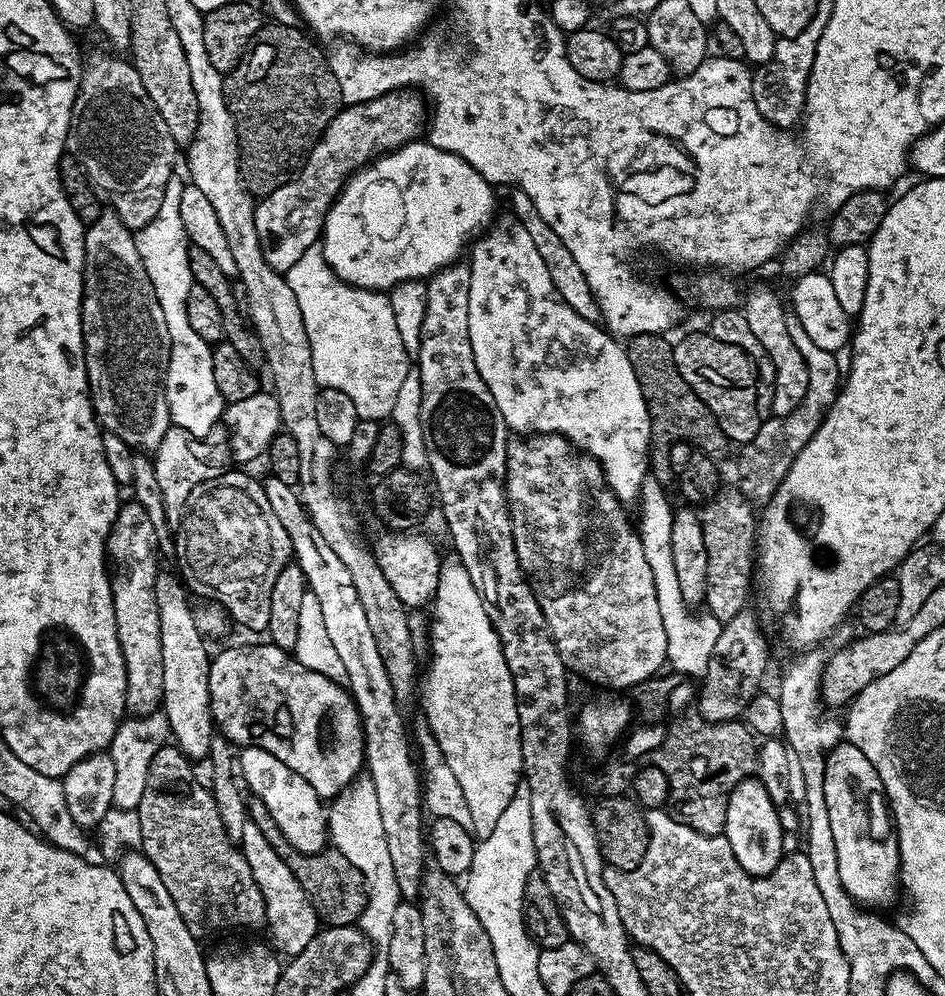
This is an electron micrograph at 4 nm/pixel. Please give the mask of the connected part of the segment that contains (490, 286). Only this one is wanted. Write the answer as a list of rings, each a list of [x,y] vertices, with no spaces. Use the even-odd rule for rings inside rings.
[[[519,222],[511,223],[505,228],[493,227],[485,231],[470,248],[470,256],[472,252],[472,260],[470,259],[472,269],[470,274],[470,350],[474,350],[474,366],[478,366],[478,374],[482,374],[482,382],[486,382],[490,394],[494,394],[494,402],[502,414],[504,425],[509,430],[513,433],[526,432],[522,434],[564,436],[579,451],[591,456],[593,460],[600,461],[604,471],[604,481],[620,501],[639,501],[640,487],[650,472],[650,445],[654,437],[648,407],[642,398],[642,386],[638,386],[638,378],[634,378],[634,366],[630,366],[628,349],[599,323],[582,318],[566,304],[562,294],[554,290],[554,282],[550,282],[550,270],[546,270],[546,262],[542,262],[542,257],[538,255],[538,249],[534,247],[530,234],[526,234],[526,230]]]

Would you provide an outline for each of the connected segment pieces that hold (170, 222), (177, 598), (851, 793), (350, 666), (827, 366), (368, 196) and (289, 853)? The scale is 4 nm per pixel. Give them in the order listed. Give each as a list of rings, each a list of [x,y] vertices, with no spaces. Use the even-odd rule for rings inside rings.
[[[175,214],[155,216],[145,228],[135,233],[138,254],[142,258],[142,266],[146,266],[146,274],[154,286],[154,294],[158,298],[158,306],[162,306],[162,318],[166,318],[166,326],[170,334],[170,362],[164,375],[166,386],[166,402],[172,415],[172,424],[201,438],[211,437],[212,427],[221,423],[226,407],[222,394],[218,394],[218,385],[214,382],[214,366],[212,365],[212,348],[194,330],[190,330],[190,318],[186,318],[186,294],[192,285],[192,271],[188,261],[190,241],[182,226],[182,218]]]
[[[161,571],[156,583],[158,598],[158,622],[162,626],[162,670],[164,671],[164,699],[162,711],[168,720],[168,730],[175,747],[179,748],[189,760],[199,762],[207,757],[212,749],[214,721],[212,718],[212,689],[210,687],[210,651],[205,637],[200,635],[193,605],[188,605],[190,599],[185,585],[175,571]]]
[[[842,742],[828,755],[824,785],[826,811],[830,814],[834,846],[838,853],[838,878],[842,878],[842,886],[858,905],[872,910],[879,909],[879,904],[888,904],[895,898],[900,879],[900,847],[896,841],[894,821],[890,815],[888,798],[884,794],[882,778],[878,778],[878,770],[874,770],[870,758],[866,758],[858,746]]]
[[[271,474],[265,475],[262,483],[266,502],[270,502],[274,514],[278,514],[278,522],[282,522],[292,537],[295,563],[300,565],[307,591],[318,598],[318,610],[322,610],[326,638],[330,638],[330,646],[334,646],[342,662],[343,679],[360,712],[364,726],[366,774],[374,782],[376,809],[378,814],[382,814],[382,830],[386,834],[386,847],[394,866],[394,878],[398,878],[398,890],[401,897],[419,897],[426,867],[426,812],[422,807],[422,776],[414,759],[410,728],[408,732],[400,714],[401,705],[390,686],[382,654],[378,654],[378,642],[374,642],[374,634],[370,634],[366,610],[358,599],[350,570],[327,545],[327,541],[314,538],[312,521],[308,519],[308,512],[300,501],[299,491]]]
[[[794,318],[788,319],[786,330],[790,330],[790,338],[794,338],[794,346],[798,346],[802,358],[806,358],[810,386],[806,386],[806,398],[798,402],[798,410],[786,416],[772,416],[765,419],[761,423],[758,434],[754,434],[754,438],[750,438],[750,442],[739,449],[740,461],[736,464],[734,484],[753,506],[765,506],[770,502],[782,478],[786,478],[786,470],[790,470],[802,446],[806,446],[806,442],[814,438],[818,426],[822,426],[830,406],[836,401],[836,395],[840,393],[842,387],[842,368],[840,372],[840,364],[836,361],[837,353],[822,350],[822,346],[817,346],[810,338],[810,334],[802,330],[802,322]]]
[[[417,138],[387,151],[355,171],[344,181],[344,187],[330,204],[323,223],[322,251],[325,264],[339,280],[355,284],[357,288],[377,290],[391,290],[408,280],[427,281],[432,273],[457,263],[463,252],[465,255],[470,244],[468,236],[483,233],[493,223],[496,196],[488,192],[490,181],[453,152],[443,152],[431,142],[424,141],[423,144],[422,141]],[[411,188],[424,188],[424,212],[412,204]]]
[[[249,795],[248,802],[248,819],[254,826],[262,830],[263,837],[270,846],[274,848],[275,853],[286,862],[294,878],[298,880],[302,889],[306,892],[306,897],[314,906],[319,919],[325,925],[334,928],[347,928],[355,925],[359,921],[361,914],[364,912],[364,903],[366,901],[366,889],[362,874],[340,853],[335,846],[329,846],[322,852],[306,854],[302,850],[294,850],[290,842],[286,842],[286,834],[278,830],[278,822],[270,818],[270,810],[266,810],[266,802],[262,798]]]

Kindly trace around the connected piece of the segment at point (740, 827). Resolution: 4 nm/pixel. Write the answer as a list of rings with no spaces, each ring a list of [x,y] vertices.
[[[745,778],[730,794],[726,806],[726,826],[722,835],[730,842],[730,850],[734,850],[734,858],[738,858],[738,866],[752,876],[769,876],[778,866],[782,858],[780,852],[780,820],[776,817],[778,805],[766,794],[759,779]]]

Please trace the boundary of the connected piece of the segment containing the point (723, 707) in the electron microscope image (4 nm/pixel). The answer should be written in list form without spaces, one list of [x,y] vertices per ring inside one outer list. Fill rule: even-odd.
[[[751,607],[742,609],[734,618],[723,621],[721,633],[710,654],[709,666],[700,684],[698,709],[702,718],[711,724],[739,721],[745,715],[749,701],[761,691],[764,671],[768,668],[768,640],[764,628]]]

